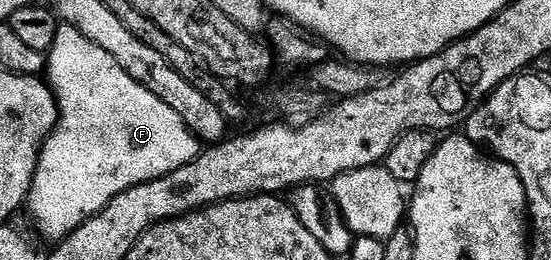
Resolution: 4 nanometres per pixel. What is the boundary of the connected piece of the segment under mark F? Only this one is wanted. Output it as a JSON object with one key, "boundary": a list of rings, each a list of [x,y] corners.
{"boundary":[[[63,24],[56,35],[56,43],[52,43],[48,54],[49,73],[48,84],[53,89],[54,96],[58,98],[58,125],[53,133],[47,137],[45,145],[42,146],[42,153],[38,156],[36,175],[28,198],[28,210],[30,209],[31,215],[34,216],[39,231],[50,240],[50,243],[57,243],[72,231],[76,231],[76,227],[80,227],[80,223],[92,219],[92,215],[96,215],[101,209],[108,207],[108,203],[112,203],[112,199],[116,199],[116,195],[120,195],[120,191],[128,191],[128,187],[133,185],[148,183],[152,179],[160,179],[164,175],[184,167],[184,163],[198,157],[200,152],[199,138],[186,125],[184,119],[180,119],[180,115],[176,115],[176,111],[172,111],[172,107],[168,107],[168,103],[159,99],[148,86],[132,79],[132,75],[128,75],[128,71],[124,71],[124,67],[120,67],[120,63],[116,63],[116,59],[104,47],[100,47],[92,39],[88,39],[83,33],[76,31],[71,25]]]}

